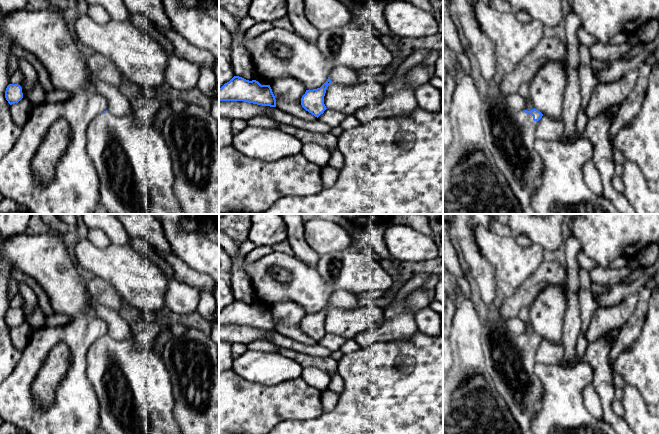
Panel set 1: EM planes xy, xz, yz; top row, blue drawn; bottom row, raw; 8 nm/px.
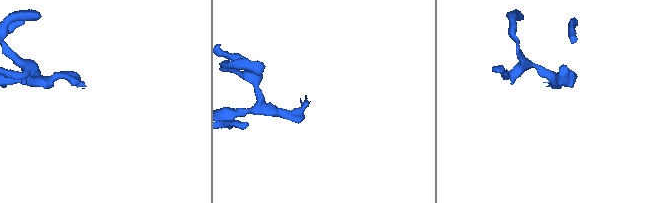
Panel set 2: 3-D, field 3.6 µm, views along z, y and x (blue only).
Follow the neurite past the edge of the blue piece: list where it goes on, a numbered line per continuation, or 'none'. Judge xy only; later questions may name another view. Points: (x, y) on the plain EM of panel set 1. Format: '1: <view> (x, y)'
1: xy (133, 387)

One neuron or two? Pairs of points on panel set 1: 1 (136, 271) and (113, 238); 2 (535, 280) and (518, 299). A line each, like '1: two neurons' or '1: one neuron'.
1: two neurons
2: one neuron

